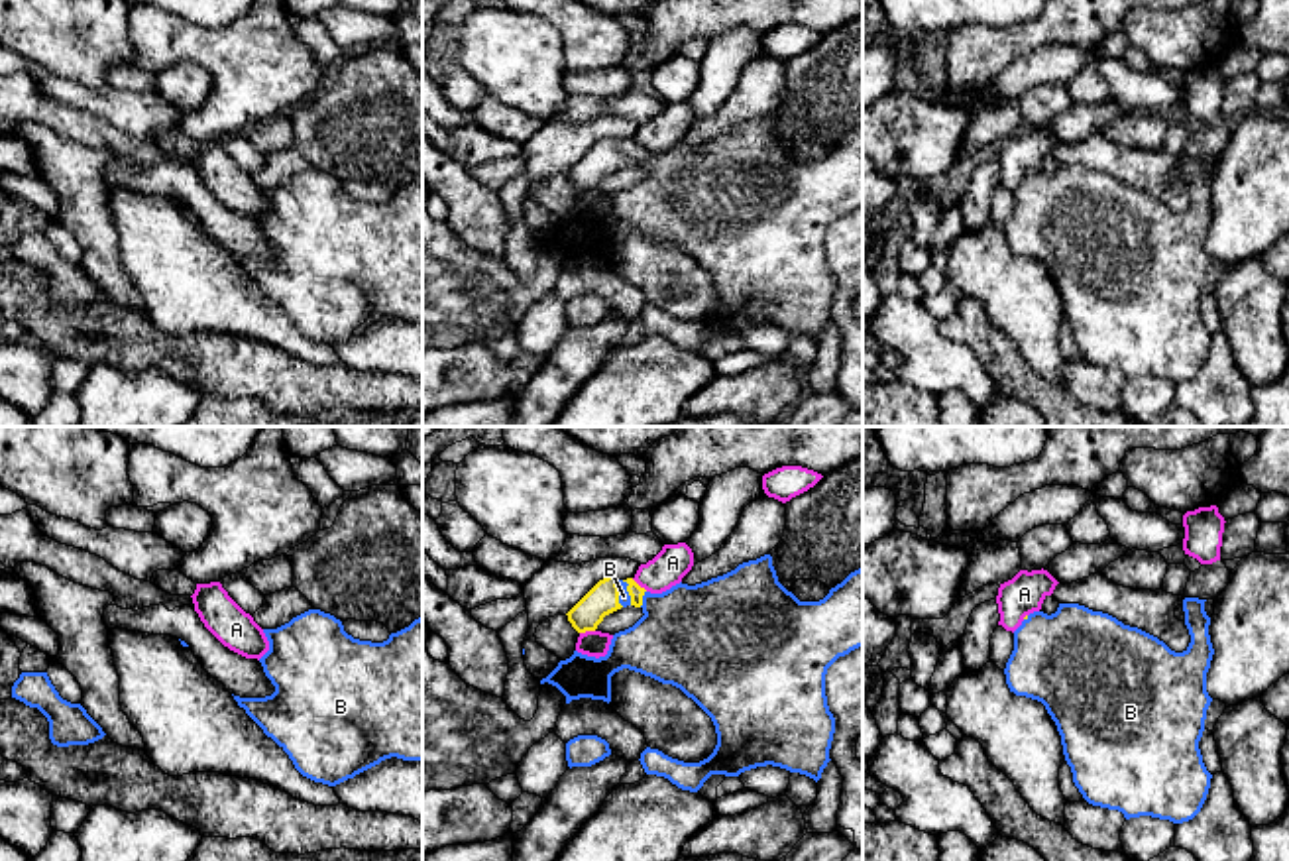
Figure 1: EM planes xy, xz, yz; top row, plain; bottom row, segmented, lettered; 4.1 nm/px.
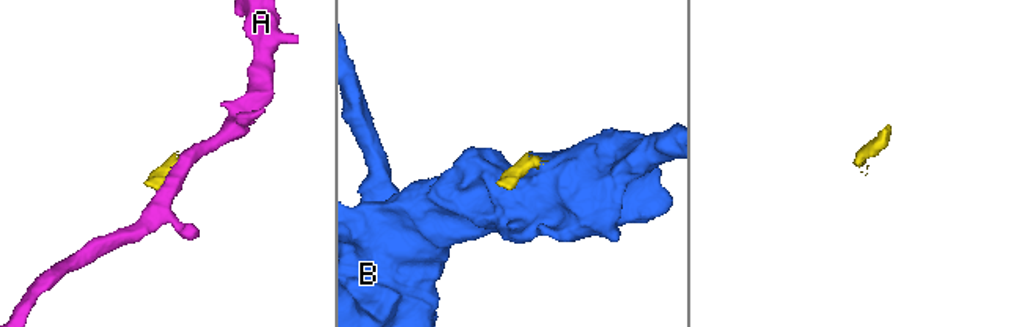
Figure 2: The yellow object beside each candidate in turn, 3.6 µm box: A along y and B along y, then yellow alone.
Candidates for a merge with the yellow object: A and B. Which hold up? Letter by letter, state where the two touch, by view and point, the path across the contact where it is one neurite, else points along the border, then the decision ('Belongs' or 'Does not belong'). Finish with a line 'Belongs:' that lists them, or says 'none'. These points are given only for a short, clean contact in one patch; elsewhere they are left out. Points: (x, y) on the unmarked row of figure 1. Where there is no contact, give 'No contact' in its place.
A: Touches yellow at xz (637, 144). Does not belong
B: Touches yellow at xz (617, 154). Path across: xz (602, 160), (617, 154), (623, 156). Belongs
Belongs: B

